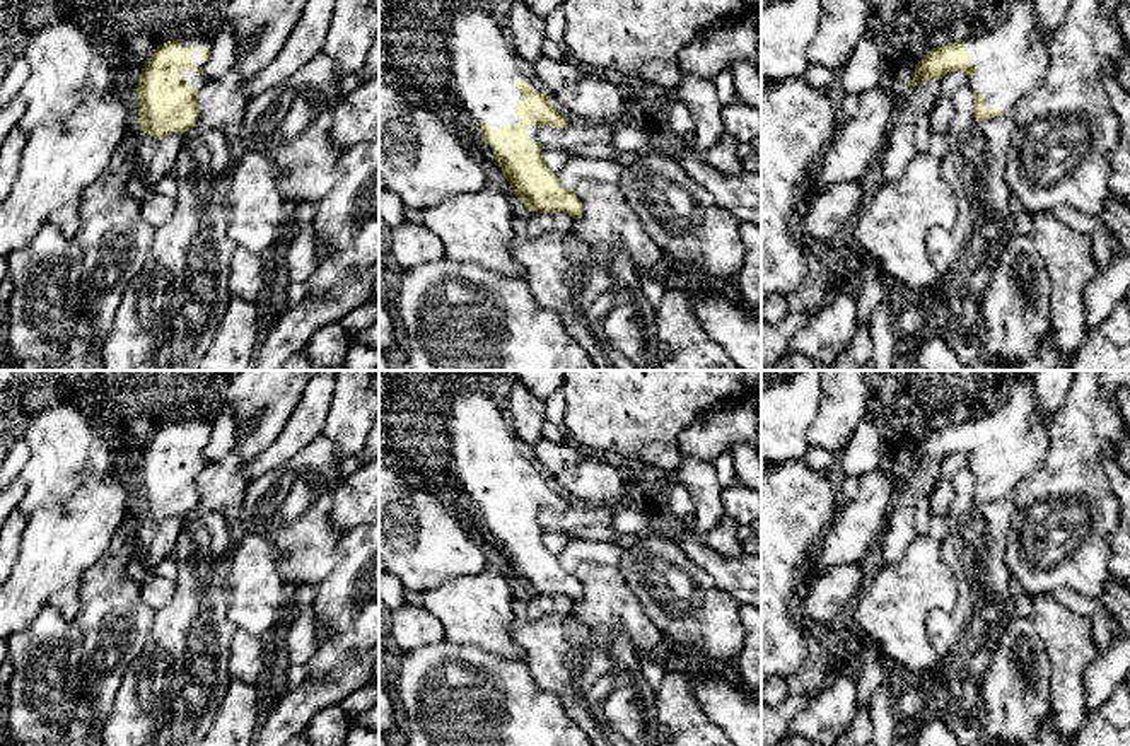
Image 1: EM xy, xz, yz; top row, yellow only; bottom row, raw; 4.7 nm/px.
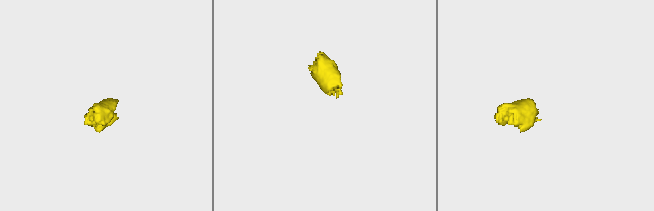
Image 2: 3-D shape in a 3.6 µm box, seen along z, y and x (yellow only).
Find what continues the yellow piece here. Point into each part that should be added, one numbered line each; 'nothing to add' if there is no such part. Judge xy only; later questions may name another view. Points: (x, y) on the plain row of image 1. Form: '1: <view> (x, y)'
1: xy (195, 463)

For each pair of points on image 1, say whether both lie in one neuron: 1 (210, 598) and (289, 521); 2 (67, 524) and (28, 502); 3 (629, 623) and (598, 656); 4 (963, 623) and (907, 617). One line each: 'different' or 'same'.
1: different
2: different
3: different
4: different

